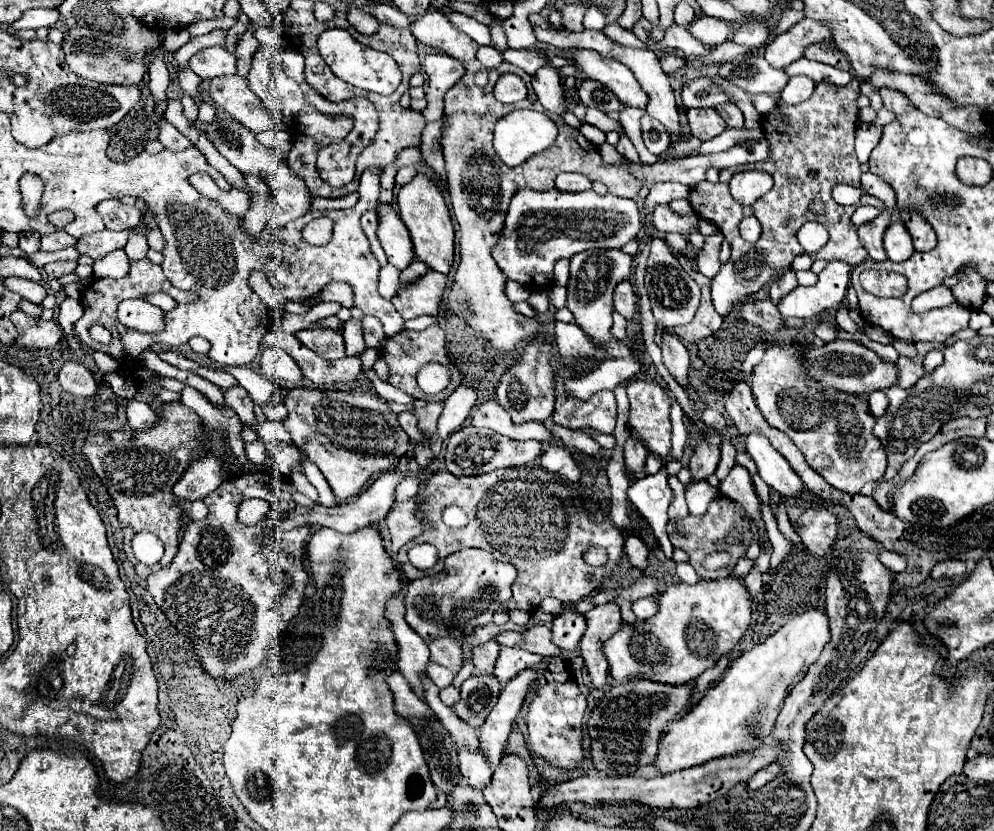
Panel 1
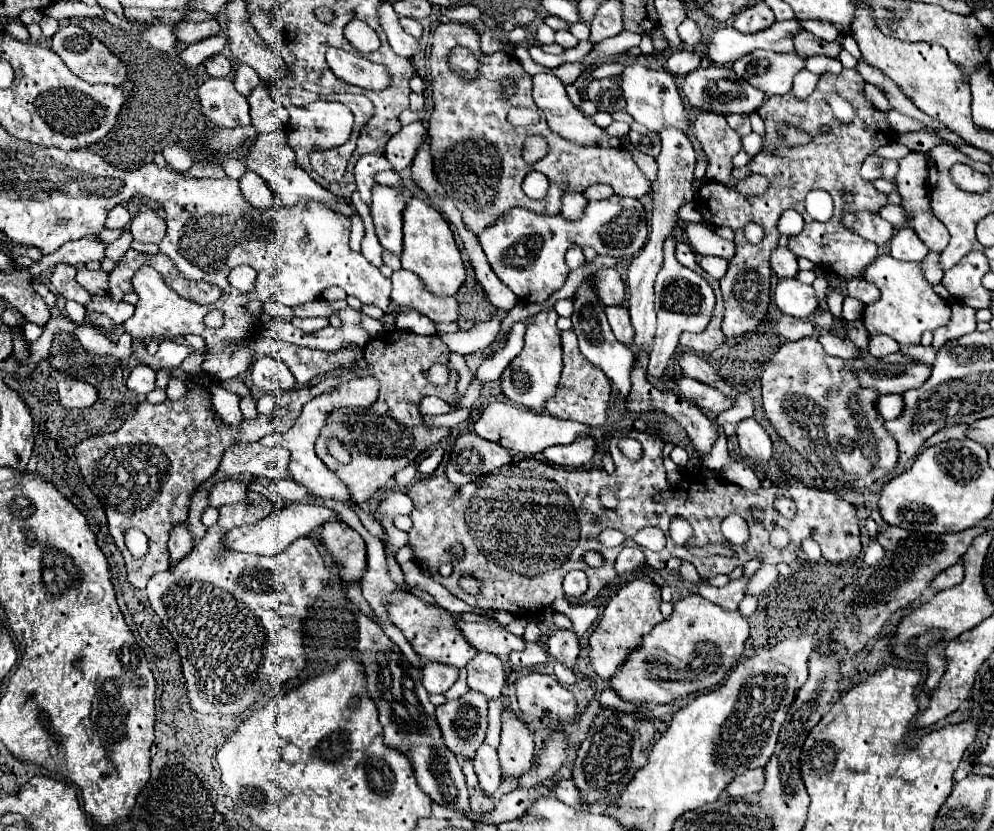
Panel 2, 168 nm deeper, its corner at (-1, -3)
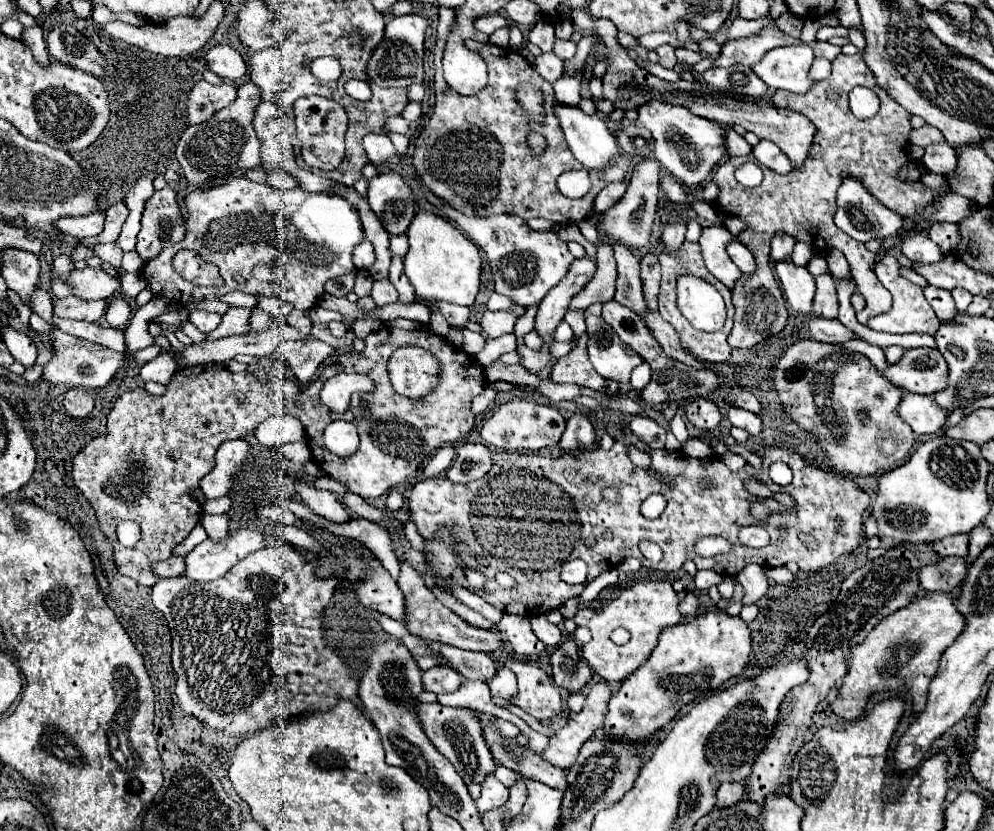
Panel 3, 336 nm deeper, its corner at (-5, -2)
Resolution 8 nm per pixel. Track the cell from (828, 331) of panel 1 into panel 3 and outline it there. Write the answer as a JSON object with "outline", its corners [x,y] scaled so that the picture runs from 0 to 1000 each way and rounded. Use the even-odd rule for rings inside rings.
{"outline":[[[828,329],[820,333],[822,353],[818,362],[818,377],[822,381],[840,384],[842,381],[842,353],[840,353],[840,338],[834,329]]]}

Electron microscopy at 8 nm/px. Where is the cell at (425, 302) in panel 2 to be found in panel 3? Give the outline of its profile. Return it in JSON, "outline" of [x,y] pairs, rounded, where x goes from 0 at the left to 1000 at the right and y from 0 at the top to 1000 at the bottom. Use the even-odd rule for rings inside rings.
{"outline":[[[436,365],[434,372],[444,377],[456,394],[468,394],[468,389],[472,384],[472,369],[464,369],[464,367],[456,367],[456,365]]]}

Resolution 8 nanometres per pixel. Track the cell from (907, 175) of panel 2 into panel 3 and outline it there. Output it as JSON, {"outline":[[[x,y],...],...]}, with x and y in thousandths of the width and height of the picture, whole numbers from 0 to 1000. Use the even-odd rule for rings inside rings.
{"outline":[[[941,268],[935,273],[933,283],[947,297],[947,302],[953,307],[953,304],[959,304],[963,292],[965,292],[965,280],[963,280],[963,271],[959,268]]]}

